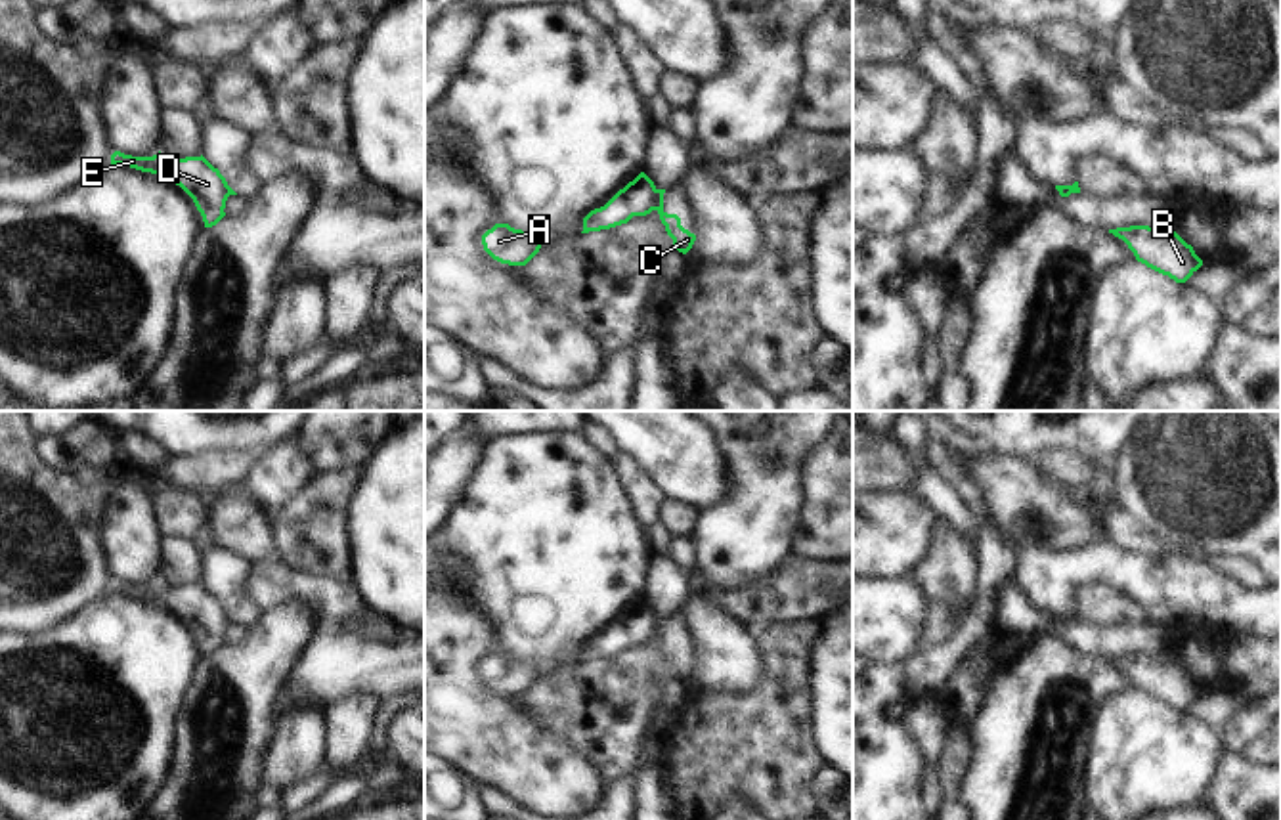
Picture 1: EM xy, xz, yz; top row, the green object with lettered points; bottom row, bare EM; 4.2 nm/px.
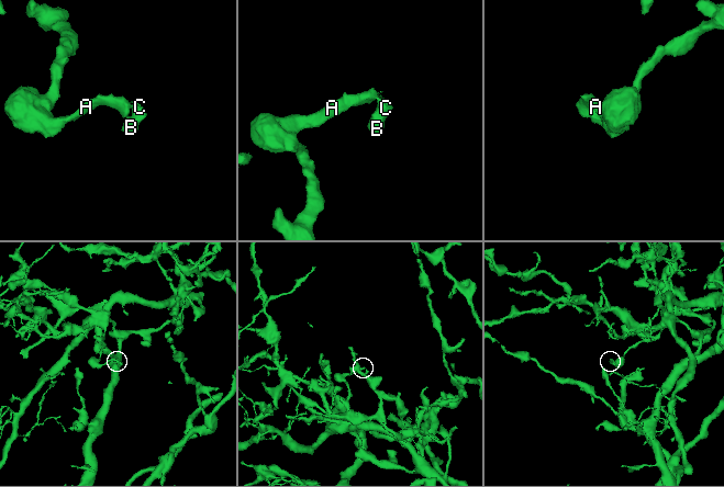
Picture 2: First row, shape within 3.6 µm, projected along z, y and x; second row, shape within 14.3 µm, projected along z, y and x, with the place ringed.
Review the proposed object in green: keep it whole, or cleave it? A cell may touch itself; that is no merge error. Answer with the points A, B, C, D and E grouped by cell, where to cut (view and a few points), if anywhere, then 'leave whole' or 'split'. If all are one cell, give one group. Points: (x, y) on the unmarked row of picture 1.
A D E / B C; cut in xz along (658, 618), (654, 637); split

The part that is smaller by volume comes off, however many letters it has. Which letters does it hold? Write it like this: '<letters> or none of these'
B, C

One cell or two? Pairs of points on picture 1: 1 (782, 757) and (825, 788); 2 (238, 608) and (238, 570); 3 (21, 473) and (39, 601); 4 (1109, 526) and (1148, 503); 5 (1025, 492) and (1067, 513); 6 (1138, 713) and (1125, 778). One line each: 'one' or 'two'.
1: two
2: one
3: one
4: two
5: one
6: one

